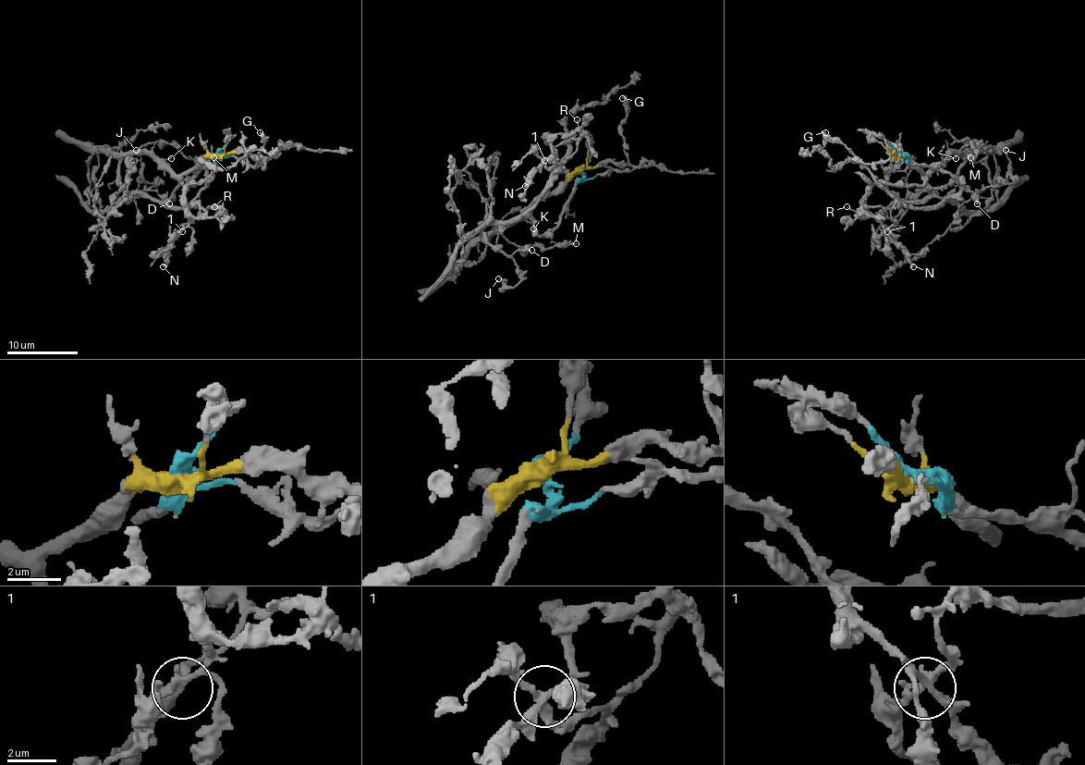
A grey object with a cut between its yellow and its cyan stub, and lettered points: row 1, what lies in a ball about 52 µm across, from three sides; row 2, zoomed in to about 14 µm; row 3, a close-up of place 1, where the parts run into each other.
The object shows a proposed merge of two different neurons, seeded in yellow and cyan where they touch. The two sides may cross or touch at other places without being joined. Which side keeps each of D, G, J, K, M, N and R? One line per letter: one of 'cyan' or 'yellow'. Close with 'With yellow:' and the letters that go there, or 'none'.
D: yellow
G: yellow
J: yellow
K: yellow
M: yellow
N: yellow
R: yellow
With yellow: D, G, J, K, M, N, R

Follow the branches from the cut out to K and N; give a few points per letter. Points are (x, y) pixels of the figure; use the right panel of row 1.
K: (896, 153), (903, 154), (920, 172), (928, 174), (956, 158)
N: (896, 153), (903, 154), (924, 181), (920, 185), (876, 183), (866, 197), (866, 210), (894, 238), (913, 266)

